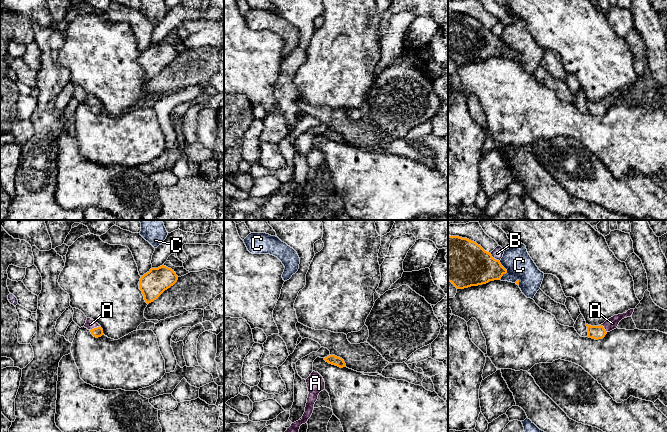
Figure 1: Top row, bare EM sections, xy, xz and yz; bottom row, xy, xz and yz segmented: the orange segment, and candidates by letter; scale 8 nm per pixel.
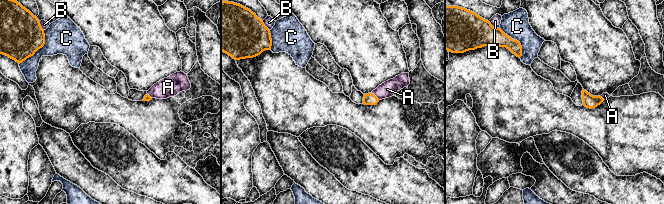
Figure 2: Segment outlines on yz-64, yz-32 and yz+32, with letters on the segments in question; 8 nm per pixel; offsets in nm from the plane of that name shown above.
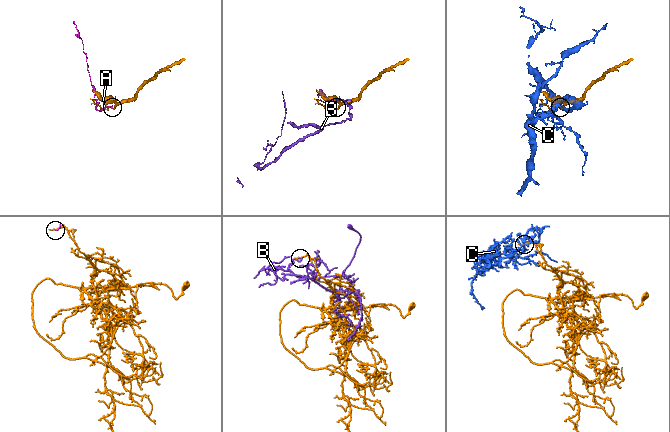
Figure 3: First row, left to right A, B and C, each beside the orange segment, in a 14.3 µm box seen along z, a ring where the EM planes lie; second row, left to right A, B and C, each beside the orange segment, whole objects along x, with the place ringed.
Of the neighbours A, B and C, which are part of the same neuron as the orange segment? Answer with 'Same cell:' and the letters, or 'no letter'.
Same cell: A

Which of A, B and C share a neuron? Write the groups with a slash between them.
A / B / C

